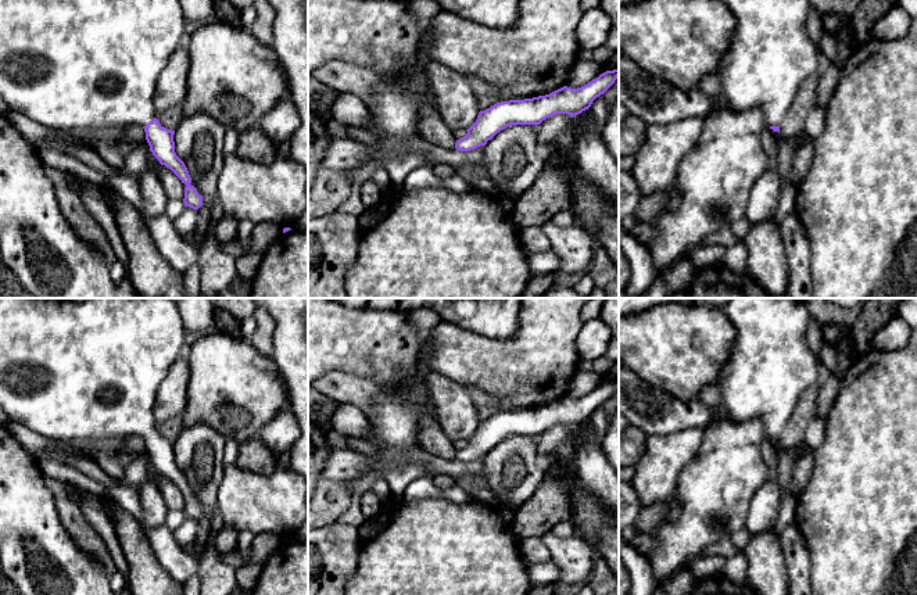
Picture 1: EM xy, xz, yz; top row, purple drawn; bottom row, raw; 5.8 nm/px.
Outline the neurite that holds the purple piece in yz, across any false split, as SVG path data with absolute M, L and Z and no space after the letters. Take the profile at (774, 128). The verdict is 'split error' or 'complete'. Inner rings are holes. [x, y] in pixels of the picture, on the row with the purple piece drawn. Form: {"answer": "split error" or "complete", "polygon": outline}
{"answer": "split error", "polygon": "M724 0L735 18L735 31L720 60L721 96L712 98L699 87L684 92L652 75L626 55L619 57L619 103L630 117L646 125L669 125L684 118L706 118L716 105L734 112L759 107L766 125L780 133L780 125L791 108L799 86L821 71L820 47L806 31L810 4L807 0Z"}

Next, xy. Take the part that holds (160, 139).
{"answer": "split error", "polygon": "M0 0L0 97L11 111L65 133L143 126L150 151L186 184L183 202L197 211L203 197L175 153L175 130L160 123L153 104L160 74L186 39L186 22L179 0Z"}

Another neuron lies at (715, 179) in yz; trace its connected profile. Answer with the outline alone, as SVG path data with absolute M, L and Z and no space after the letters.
M759 107L745 112L724 110L714 117L705 118L698 144L681 159L678 166L677 190L680 194L680 205L670 212L666 209L666 194L641 197L631 221L658 230L658 236L645 245L656 273L662 273L681 259L689 259L691 251L705 239L745 216L752 187L767 171L767 155L760 143L760 133L764 126L766 118Z

